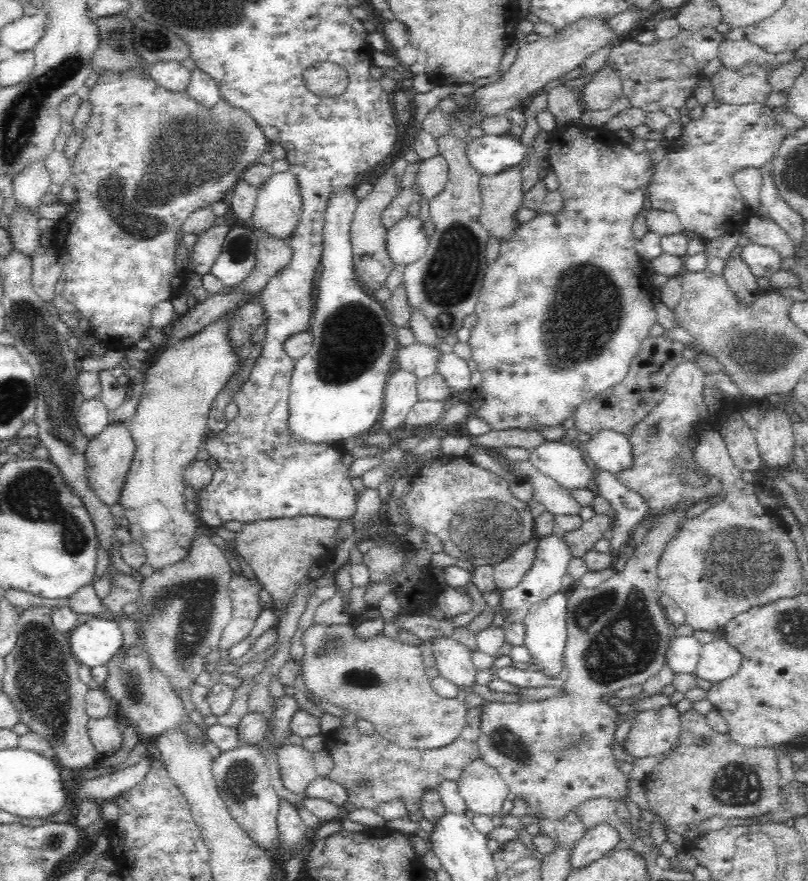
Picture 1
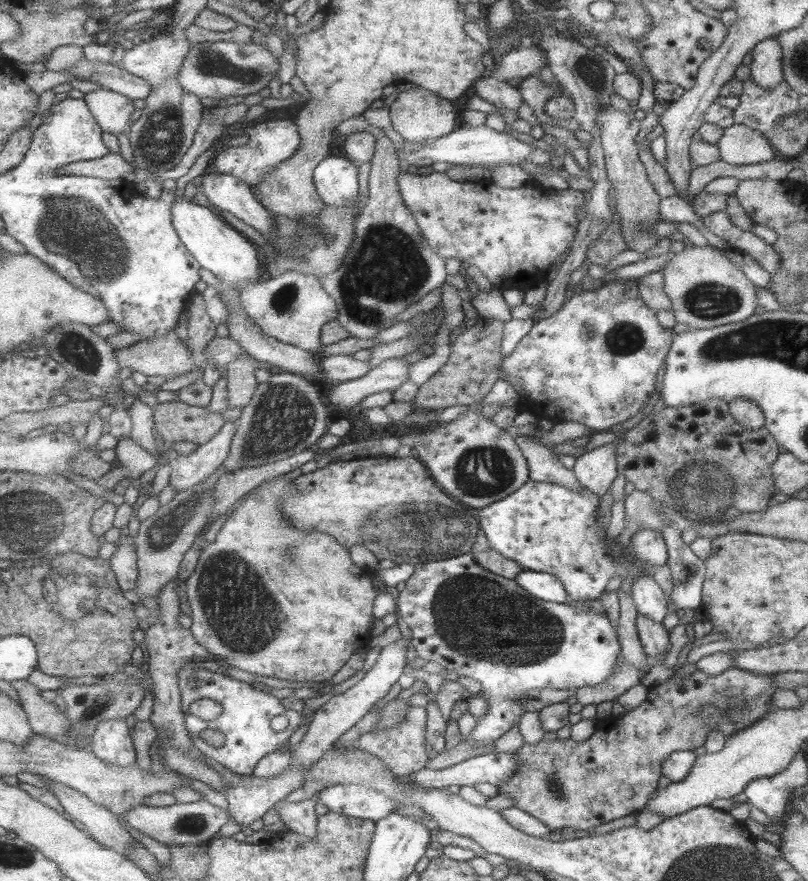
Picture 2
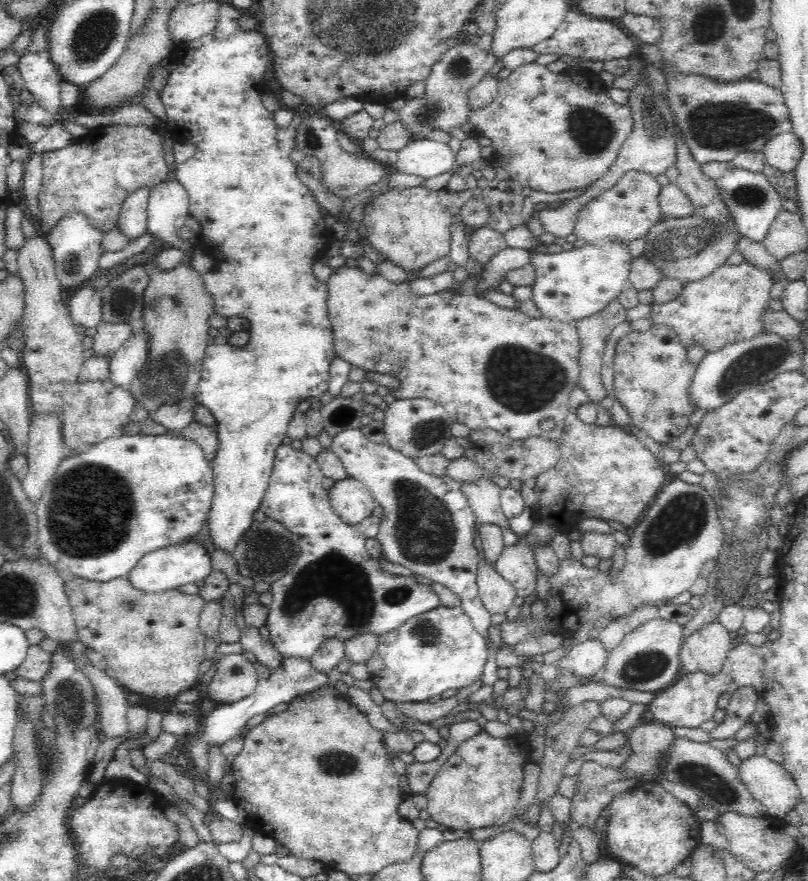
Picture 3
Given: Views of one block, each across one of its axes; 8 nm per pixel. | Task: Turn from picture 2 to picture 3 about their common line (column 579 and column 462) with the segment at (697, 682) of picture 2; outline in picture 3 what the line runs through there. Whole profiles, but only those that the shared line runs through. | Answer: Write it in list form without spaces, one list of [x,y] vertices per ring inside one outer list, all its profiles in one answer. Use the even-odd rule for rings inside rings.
[[[482,730],[461,742],[443,761],[442,768],[426,790],[426,809],[431,822],[444,824],[449,829],[470,831],[500,826],[512,820],[524,782],[524,764],[527,763],[527,752],[508,736],[496,738]]]

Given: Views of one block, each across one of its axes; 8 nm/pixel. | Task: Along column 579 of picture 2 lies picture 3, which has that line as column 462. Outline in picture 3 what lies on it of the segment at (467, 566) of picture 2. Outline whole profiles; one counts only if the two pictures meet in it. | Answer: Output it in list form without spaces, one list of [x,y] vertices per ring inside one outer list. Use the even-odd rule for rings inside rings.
[[[437,606],[428,612],[410,617],[398,628],[379,636],[374,654],[367,660],[369,678],[378,686],[385,700],[399,702],[424,702],[450,688],[470,686],[482,676],[487,651],[491,650],[489,641],[473,626],[473,621],[462,606]]]

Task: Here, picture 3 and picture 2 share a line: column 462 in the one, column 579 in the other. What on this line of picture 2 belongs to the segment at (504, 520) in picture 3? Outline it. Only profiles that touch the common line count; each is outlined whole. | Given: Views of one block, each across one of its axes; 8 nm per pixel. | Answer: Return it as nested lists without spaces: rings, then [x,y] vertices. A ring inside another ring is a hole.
[[[518,434],[517,440],[530,462],[531,480],[538,481],[538,483],[564,485],[578,493],[582,491],[575,470],[568,468],[560,460],[560,456],[554,455],[552,447],[544,446],[532,440],[531,436],[523,436],[523,434]]]

